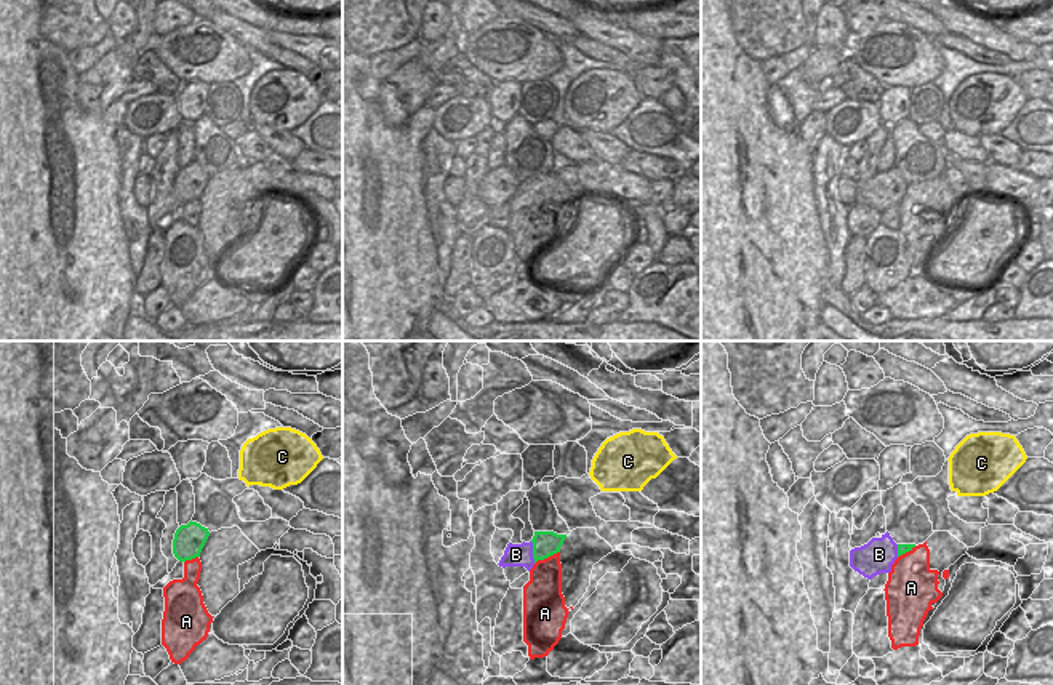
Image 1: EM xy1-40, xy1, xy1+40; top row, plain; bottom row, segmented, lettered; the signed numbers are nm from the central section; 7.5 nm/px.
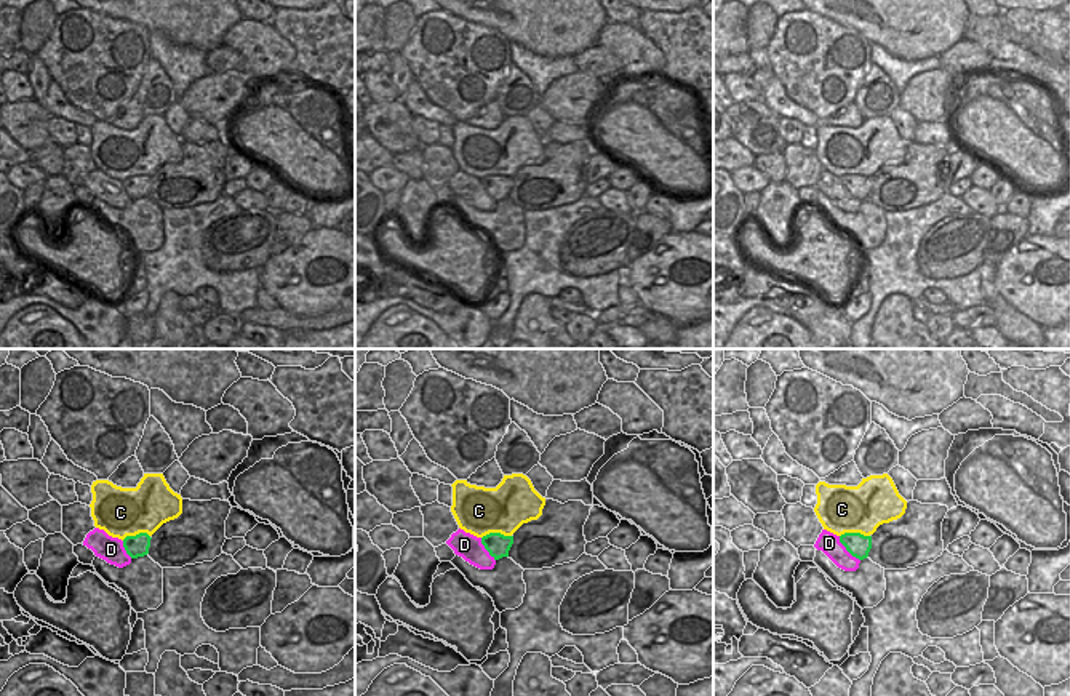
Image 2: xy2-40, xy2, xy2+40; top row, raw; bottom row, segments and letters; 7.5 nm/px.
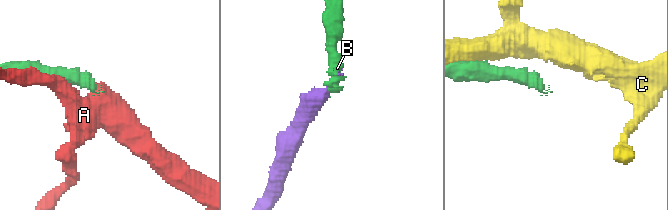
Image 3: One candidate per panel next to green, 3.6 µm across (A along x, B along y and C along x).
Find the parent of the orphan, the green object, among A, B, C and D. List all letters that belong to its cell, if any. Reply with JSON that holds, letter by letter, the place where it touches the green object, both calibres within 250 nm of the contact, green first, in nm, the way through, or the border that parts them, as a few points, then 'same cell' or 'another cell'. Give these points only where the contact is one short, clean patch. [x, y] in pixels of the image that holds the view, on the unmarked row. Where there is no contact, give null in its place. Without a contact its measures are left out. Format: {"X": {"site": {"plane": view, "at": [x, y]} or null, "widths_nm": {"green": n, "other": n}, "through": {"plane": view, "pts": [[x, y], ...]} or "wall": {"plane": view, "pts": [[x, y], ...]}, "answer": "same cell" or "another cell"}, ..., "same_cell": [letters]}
{"A": {"site": {"plane": "xy1", "at": [546, 199]}, "widths_nm": {"green": 190, "other": 260}, "wall": {"plane": "xy1", "pts": [[559, 192], [535, 205]]}, "answer": "another cell"}, "B": {"site": {"plane": "xy1", "at": [533, 194]}, "widths_nm": {"green": 190, "other": 170}, "answer": "same cell"}, "C": {"site": {"plane": "xy2", "at": [496, 175]}, "widths_nm": {"green": 170, "other": 360}, "answer": "another cell"}, "D": {"site": {"plane": "xy2+40", "at": [846, 191]}, "widths_nm": {"green": 170, "other": 160}, "answer": "another cell"}, "same_cell": ["B"]}

